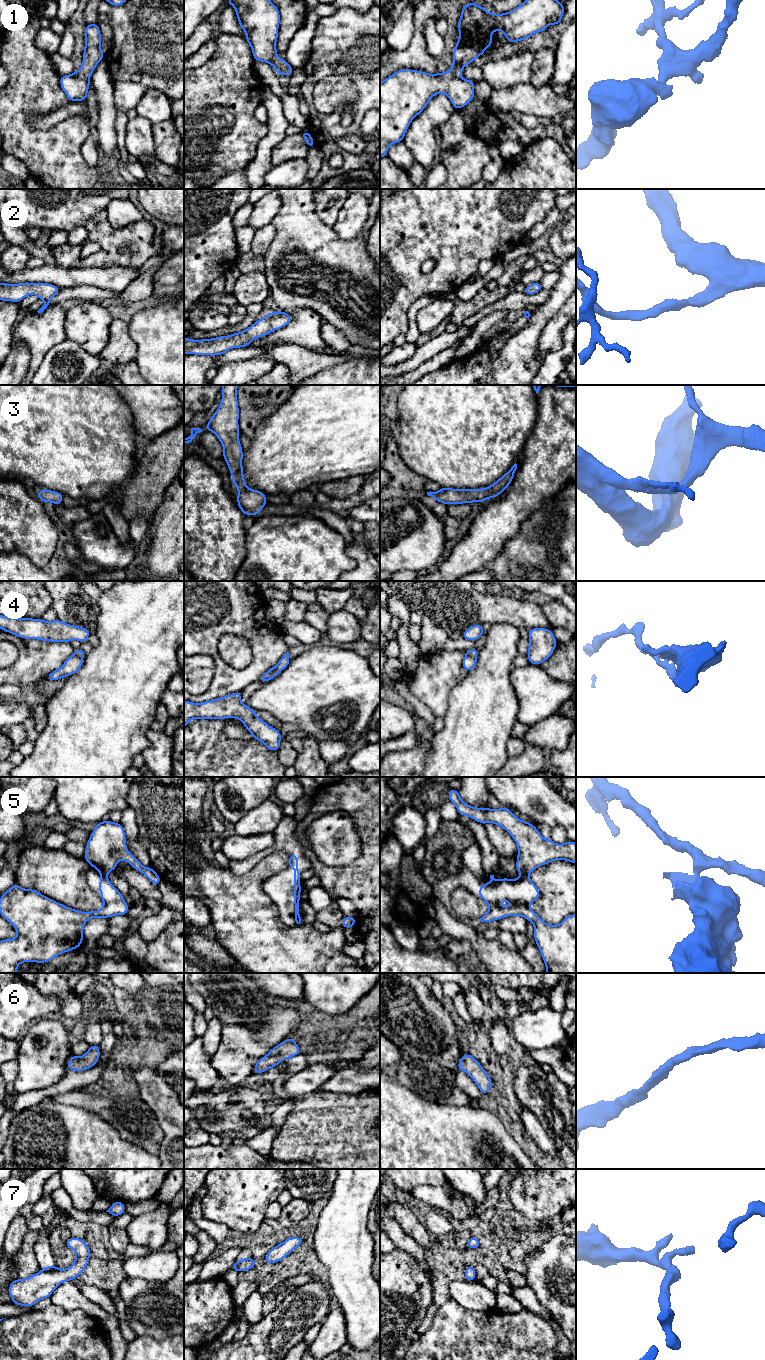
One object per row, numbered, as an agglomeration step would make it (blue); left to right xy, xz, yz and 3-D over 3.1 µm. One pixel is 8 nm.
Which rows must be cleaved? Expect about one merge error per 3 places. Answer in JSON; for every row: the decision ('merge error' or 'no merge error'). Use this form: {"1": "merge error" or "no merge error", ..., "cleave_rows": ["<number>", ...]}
{"1": "no merge error", "2": "no merge error", "3": "no merge error", "4": "merge error", "5": "merge error", "6": "no merge error", "7": "no merge error", "cleave_rows": ["4", "5"]}

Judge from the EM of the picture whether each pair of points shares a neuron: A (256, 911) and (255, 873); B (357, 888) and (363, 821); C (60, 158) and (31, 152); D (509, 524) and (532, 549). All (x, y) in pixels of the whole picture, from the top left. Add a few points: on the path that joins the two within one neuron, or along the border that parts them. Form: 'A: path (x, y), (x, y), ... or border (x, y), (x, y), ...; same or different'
A: path (255, 902), (255, 882); same
B: path (369, 871), (369, 838); same
C: path (53, 157), (45, 152), (38, 152); same
D: border (531, 513), (519, 530), (505, 542), (502, 550); different

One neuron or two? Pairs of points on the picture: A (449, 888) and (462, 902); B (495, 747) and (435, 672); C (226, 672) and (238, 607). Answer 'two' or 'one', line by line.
A: two
B: two
C: one

